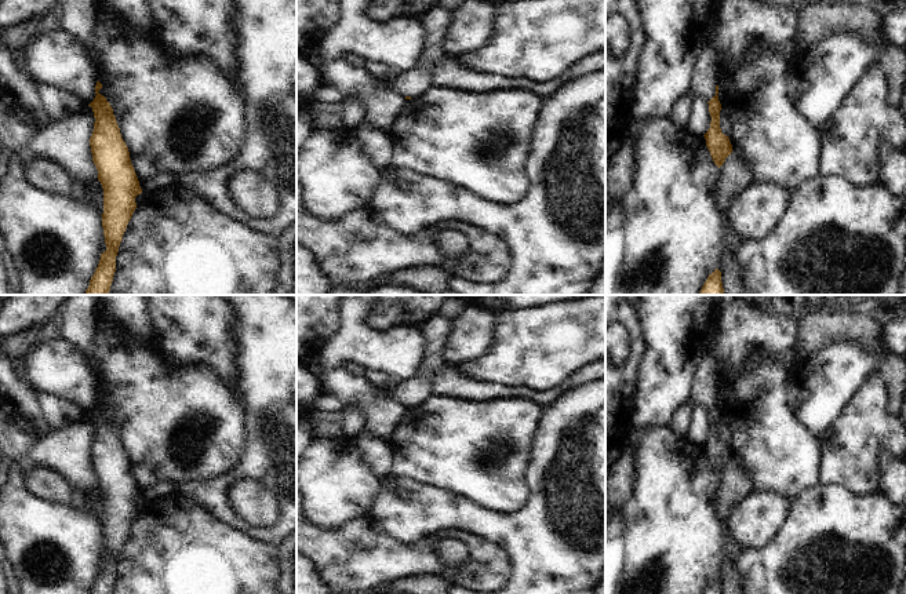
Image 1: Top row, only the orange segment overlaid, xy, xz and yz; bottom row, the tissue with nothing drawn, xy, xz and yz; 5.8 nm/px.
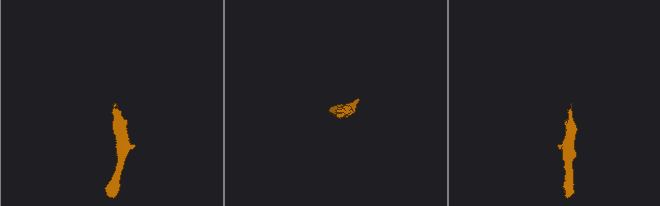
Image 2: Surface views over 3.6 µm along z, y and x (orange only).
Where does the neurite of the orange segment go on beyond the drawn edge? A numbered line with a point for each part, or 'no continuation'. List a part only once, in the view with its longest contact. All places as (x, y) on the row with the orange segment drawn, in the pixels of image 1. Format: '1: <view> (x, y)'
1: yz (703, 83)

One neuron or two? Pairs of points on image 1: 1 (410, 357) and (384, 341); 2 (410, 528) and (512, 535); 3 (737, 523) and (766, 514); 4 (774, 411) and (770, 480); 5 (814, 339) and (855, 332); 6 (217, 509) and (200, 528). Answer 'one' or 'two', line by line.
1: one
2: one
3: one
4: one
5: one
6: two

